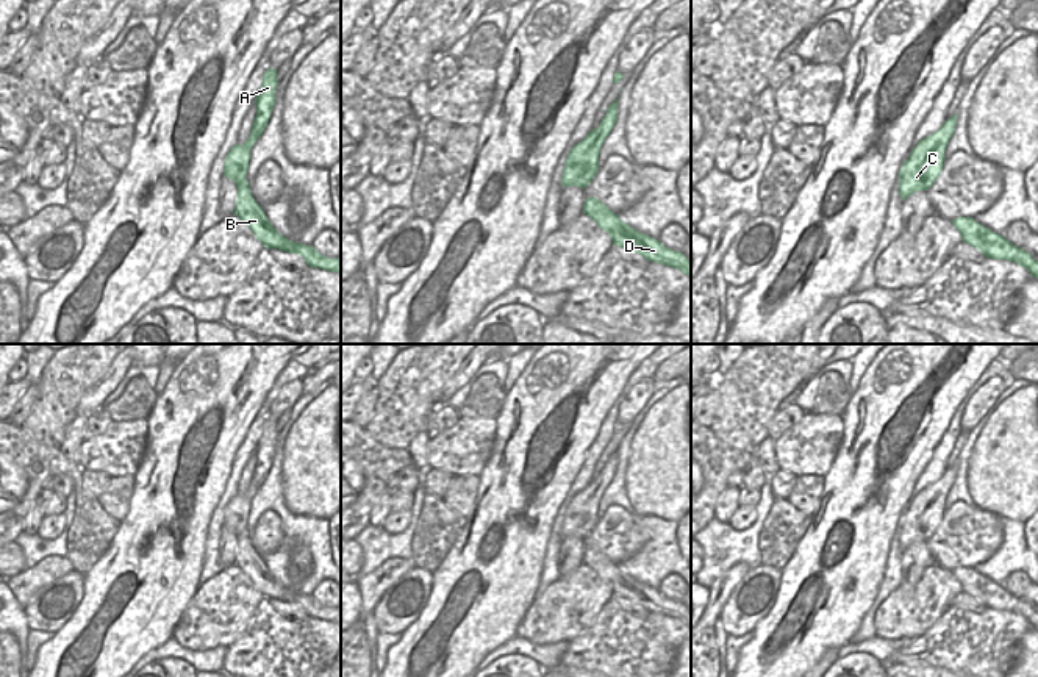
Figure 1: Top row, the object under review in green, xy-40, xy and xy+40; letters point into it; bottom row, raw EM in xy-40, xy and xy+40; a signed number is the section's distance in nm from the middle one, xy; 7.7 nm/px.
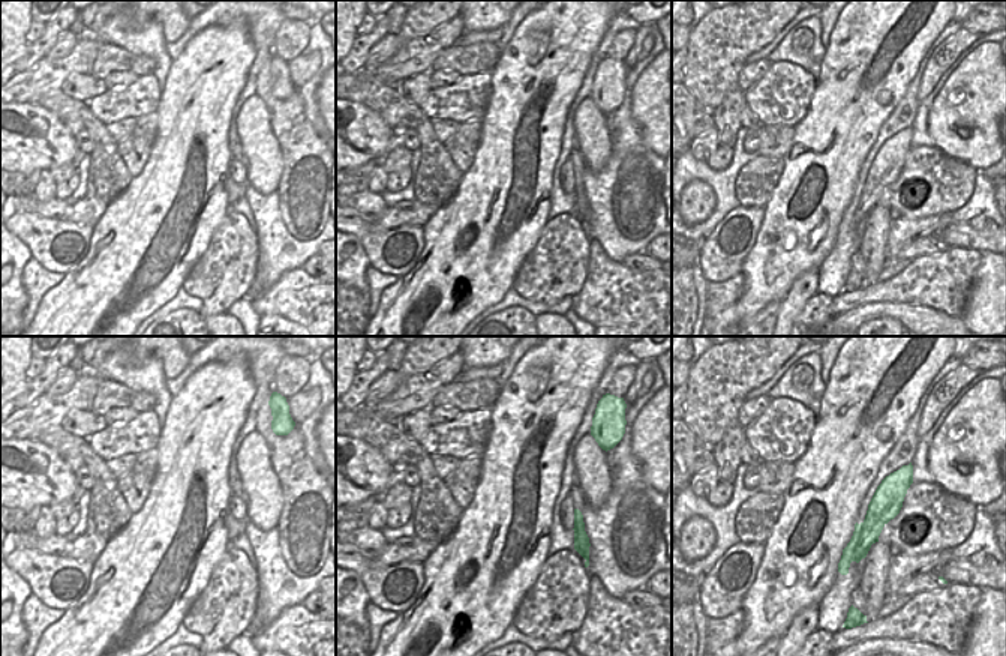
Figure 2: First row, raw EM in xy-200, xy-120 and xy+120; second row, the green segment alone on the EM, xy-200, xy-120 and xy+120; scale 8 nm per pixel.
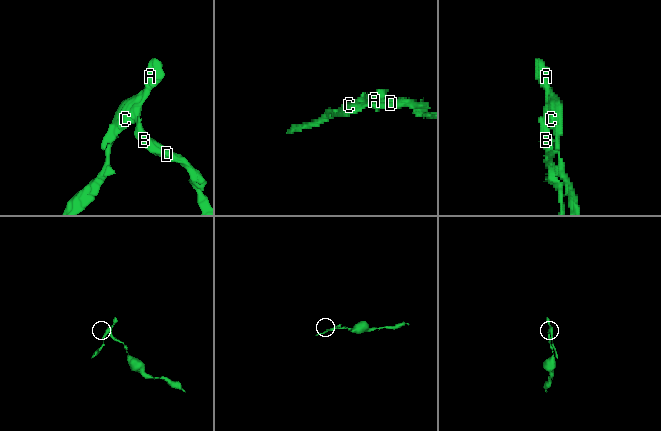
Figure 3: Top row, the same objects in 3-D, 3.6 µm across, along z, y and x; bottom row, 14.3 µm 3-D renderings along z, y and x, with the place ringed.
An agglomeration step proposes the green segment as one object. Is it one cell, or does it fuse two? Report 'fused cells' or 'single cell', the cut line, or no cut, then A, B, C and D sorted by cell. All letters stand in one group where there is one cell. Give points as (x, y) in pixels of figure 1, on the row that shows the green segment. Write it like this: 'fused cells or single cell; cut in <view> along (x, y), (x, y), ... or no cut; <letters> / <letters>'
fused cells; cut in xy along (593, 161), (583, 177), (583, 186); A C / B D

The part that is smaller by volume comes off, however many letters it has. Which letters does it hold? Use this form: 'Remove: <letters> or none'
Remove: A, C

